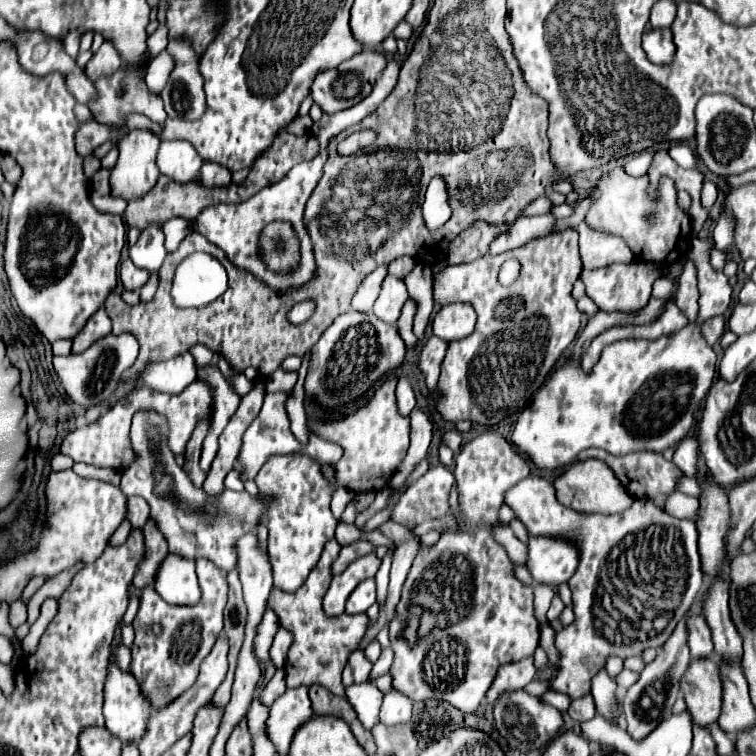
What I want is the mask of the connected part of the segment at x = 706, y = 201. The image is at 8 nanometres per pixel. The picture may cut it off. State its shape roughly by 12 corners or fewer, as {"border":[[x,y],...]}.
{"border":[[705,181],[701,203],[705,209],[715,205],[717,187]]}

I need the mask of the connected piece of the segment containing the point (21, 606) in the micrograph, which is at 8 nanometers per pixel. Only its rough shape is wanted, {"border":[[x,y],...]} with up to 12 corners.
{"border":[[19,599],[9,605],[13,629],[27,621],[27,605]]}

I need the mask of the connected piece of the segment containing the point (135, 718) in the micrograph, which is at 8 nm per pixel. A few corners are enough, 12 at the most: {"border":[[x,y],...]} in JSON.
{"border":[[109,661],[107,729],[139,741],[151,715],[135,677]]}

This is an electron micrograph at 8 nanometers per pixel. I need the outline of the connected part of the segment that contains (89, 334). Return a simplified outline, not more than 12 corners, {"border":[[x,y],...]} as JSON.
{"border":[[99,309],[73,337],[71,353],[89,349],[111,333],[111,319]]}

